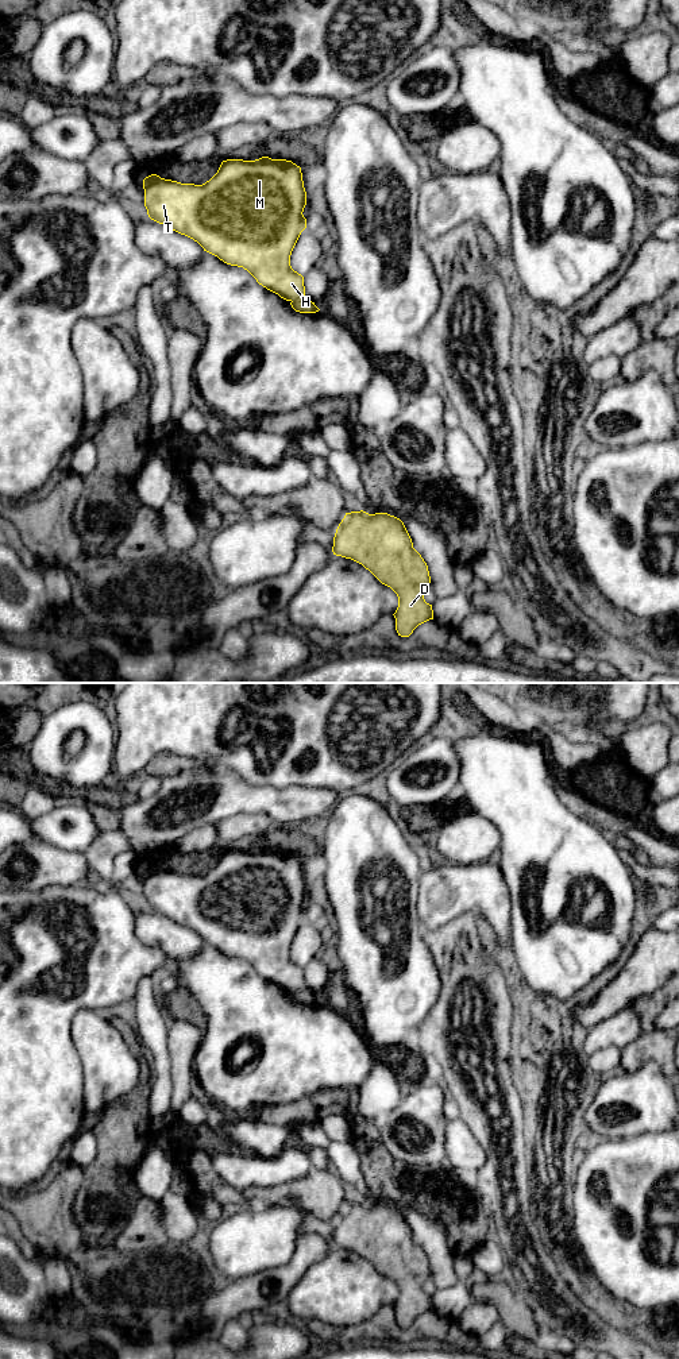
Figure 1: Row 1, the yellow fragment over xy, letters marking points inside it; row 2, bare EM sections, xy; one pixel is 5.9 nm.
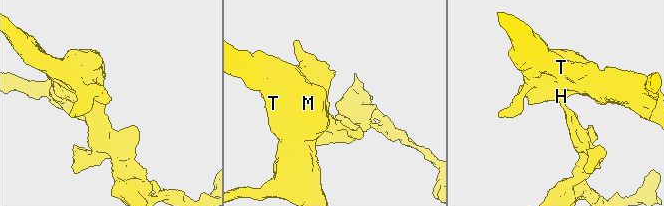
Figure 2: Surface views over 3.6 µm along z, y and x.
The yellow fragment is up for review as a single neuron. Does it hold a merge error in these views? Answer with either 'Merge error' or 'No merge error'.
Merge error

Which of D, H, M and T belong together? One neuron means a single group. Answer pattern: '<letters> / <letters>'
D / H M T

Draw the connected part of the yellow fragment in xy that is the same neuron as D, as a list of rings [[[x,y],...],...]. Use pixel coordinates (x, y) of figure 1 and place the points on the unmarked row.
[[[363,1201],[346,1204],[336,1220],[332,1243],[362,1255],[397,1285],[398,1298],[393,1306],[398,1327],[409,1328],[418,1316],[433,1310],[432,1296],[424,1290],[424,1282],[431,1274],[428,1256],[413,1239],[412,1229],[400,1209],[387,1204],[369,1205]]]

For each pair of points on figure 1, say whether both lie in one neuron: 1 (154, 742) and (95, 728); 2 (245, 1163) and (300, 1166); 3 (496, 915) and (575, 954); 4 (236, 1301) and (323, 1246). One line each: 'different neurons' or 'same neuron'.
1: different neurons
2: same neuron
3: different neurons
4: same neuron

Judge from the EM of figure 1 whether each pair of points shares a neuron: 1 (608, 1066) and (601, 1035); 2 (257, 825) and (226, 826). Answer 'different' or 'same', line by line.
1: different
2: same

